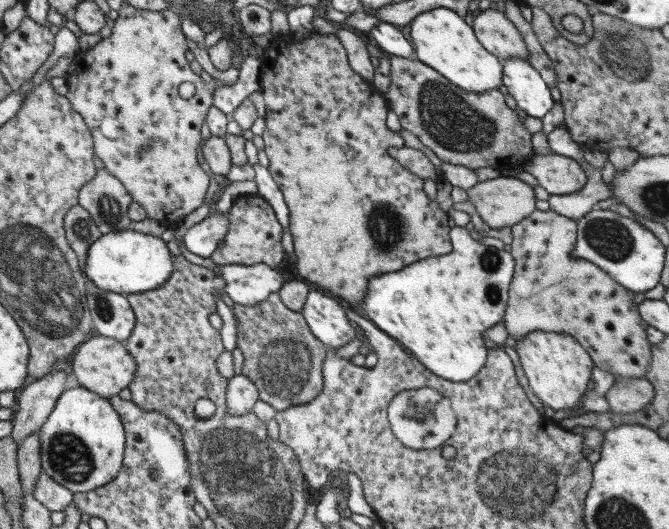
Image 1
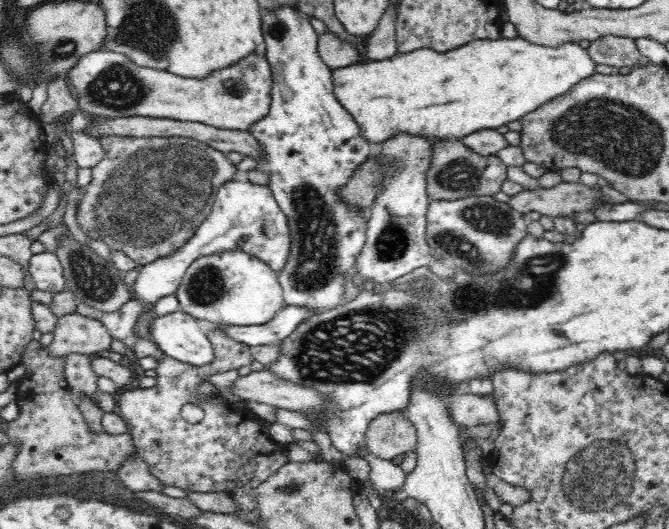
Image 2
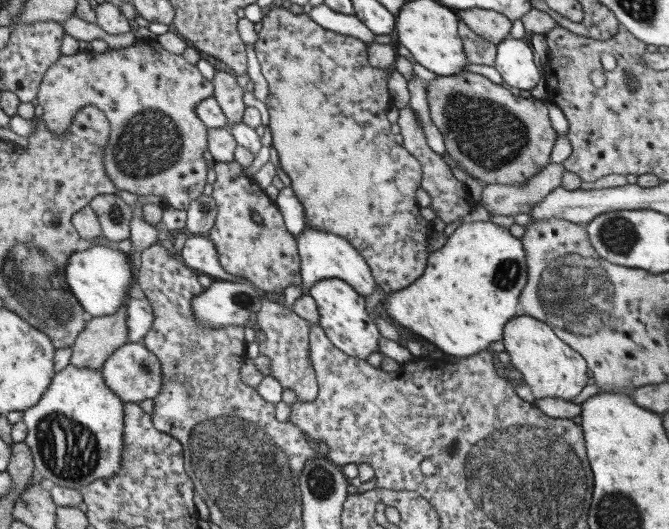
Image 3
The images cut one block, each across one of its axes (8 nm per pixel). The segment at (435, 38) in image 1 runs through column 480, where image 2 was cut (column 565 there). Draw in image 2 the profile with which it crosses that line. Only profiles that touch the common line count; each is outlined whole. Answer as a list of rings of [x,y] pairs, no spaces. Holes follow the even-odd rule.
[[[517,36],[514,39],[474,40],[456,50],[442,53],[424,48],[379,61],[368,60],[336,68],[332,77],[335,97],[360,126],[362,138],[372,144],[380,144],[398,132],[438,138],[440,141],[446,138],[461,140],[476,130],[496,129],[508,122],[520,121],[522,116],[596,74],[596,65],[590,59],[588,50],[581,48],[580,44],[569,43],[551,48],[532,44]]]

